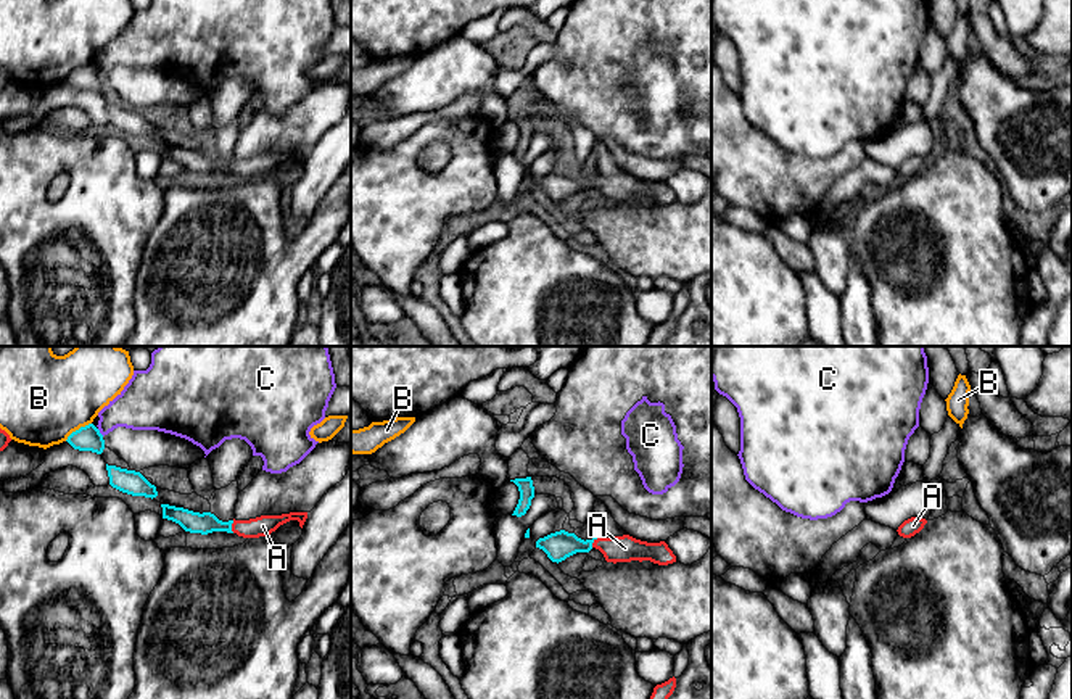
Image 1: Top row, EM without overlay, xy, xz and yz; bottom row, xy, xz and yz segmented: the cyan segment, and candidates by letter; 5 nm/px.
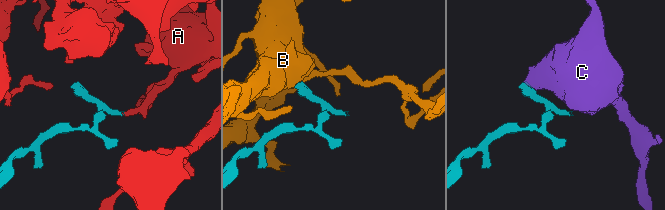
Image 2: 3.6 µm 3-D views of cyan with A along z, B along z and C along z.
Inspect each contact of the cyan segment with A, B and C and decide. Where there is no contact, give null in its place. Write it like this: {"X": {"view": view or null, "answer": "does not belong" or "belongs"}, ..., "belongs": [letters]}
{"A": {"view": "xy", "answer": "belongs"}, "B": {"view": "xy", "answer": "does not belong"}, "C": {"view": "xy", "answer": "does not belong"}, "belongs": ["A"]}

